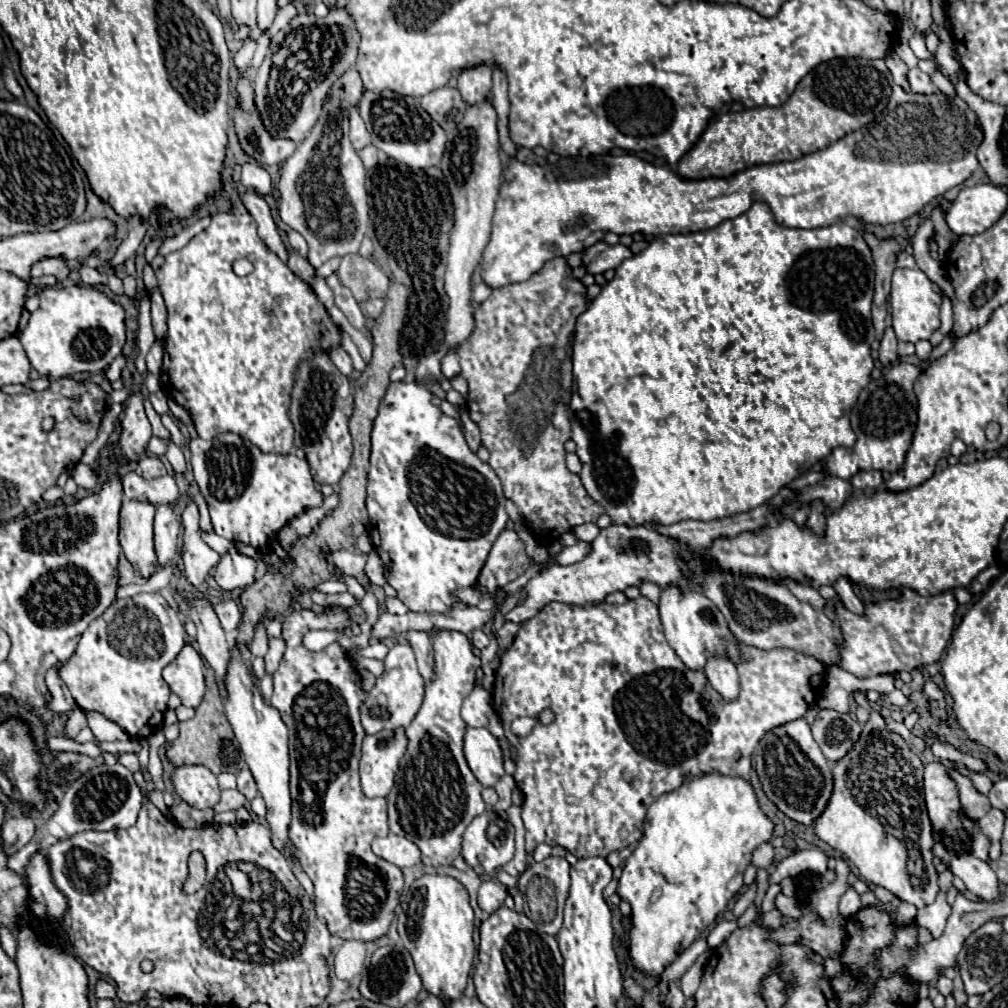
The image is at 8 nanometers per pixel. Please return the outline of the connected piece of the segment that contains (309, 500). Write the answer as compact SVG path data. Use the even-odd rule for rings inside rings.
M235 434L217 436L209 442L195 438L189 448L195 482L207 500L213 532L227 540L239 540L265 552L269 542L275 540L273 534L303 508L323 504L321 492L313 488L307 462L295 454L265 454Z

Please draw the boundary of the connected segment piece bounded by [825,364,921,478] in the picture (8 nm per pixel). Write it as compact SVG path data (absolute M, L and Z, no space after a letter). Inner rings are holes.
M897 364L883 372L879 380L871 380L859 394L859 400L851 412L851 426L857 434L853 454L849 448L835 448L827 458L825 472L839 478L851 478L859 470L899 472L905 464L905 454L911 446L917 426L917 396L913 382L921 370L913 364Z

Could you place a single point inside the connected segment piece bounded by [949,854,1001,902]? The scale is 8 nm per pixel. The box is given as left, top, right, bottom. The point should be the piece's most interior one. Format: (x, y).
(979, 878)

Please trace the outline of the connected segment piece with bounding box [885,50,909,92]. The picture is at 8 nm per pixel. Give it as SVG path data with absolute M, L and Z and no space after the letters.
M887 50L887 54L885 54L885 64L887 64L887 68L891 70L891 74L893 74L895 82L897 82L905 92L909 92L907 66L905 66L905 62L903 62L903 60L893 52L893 50Z

